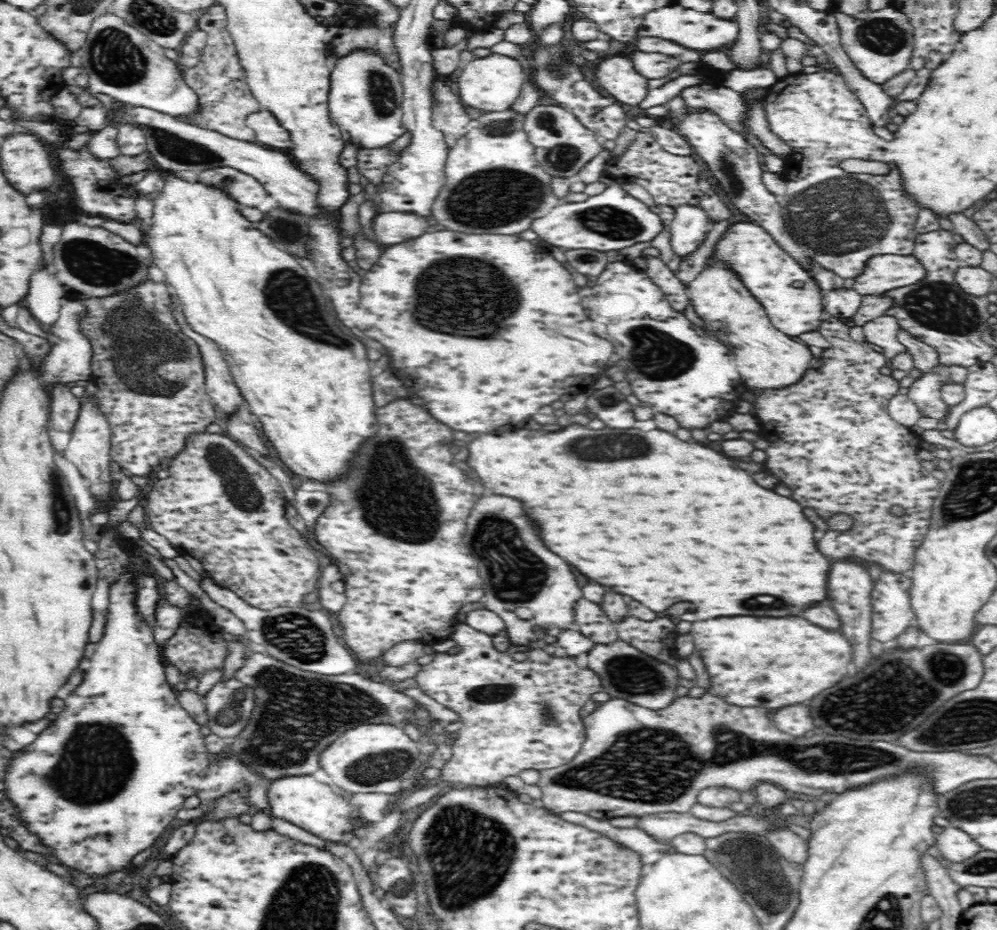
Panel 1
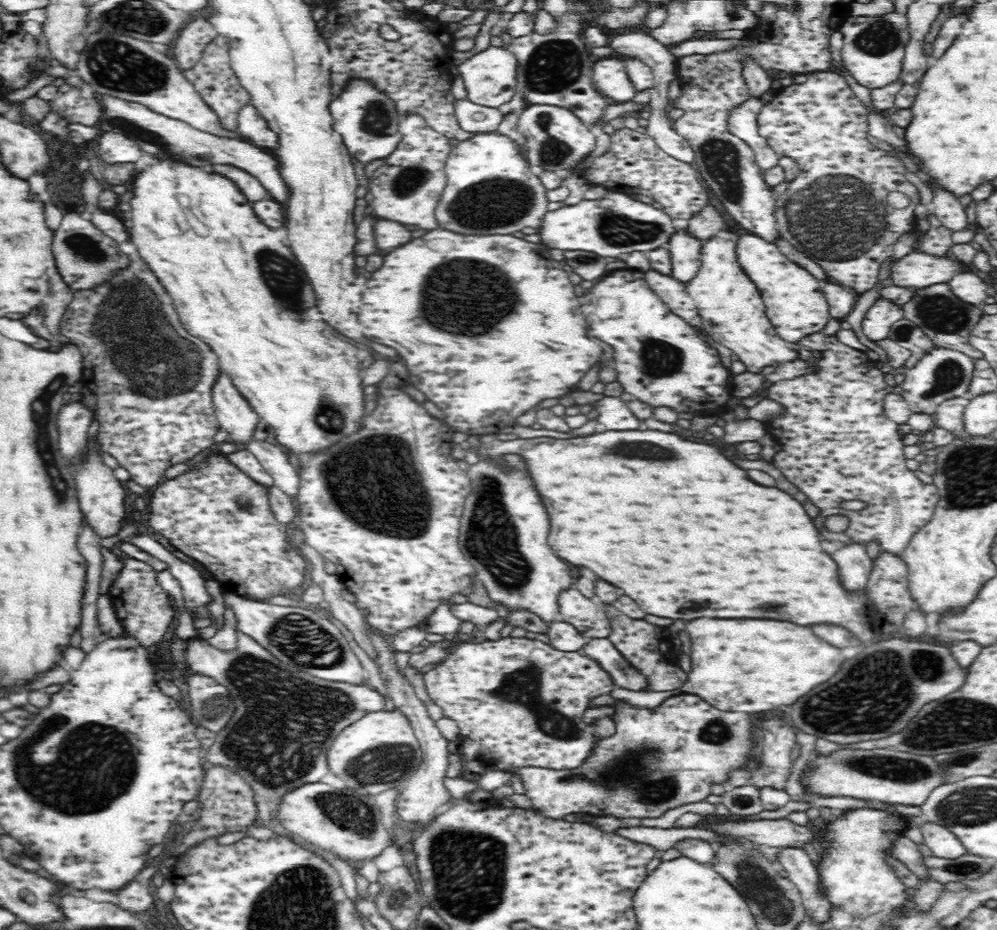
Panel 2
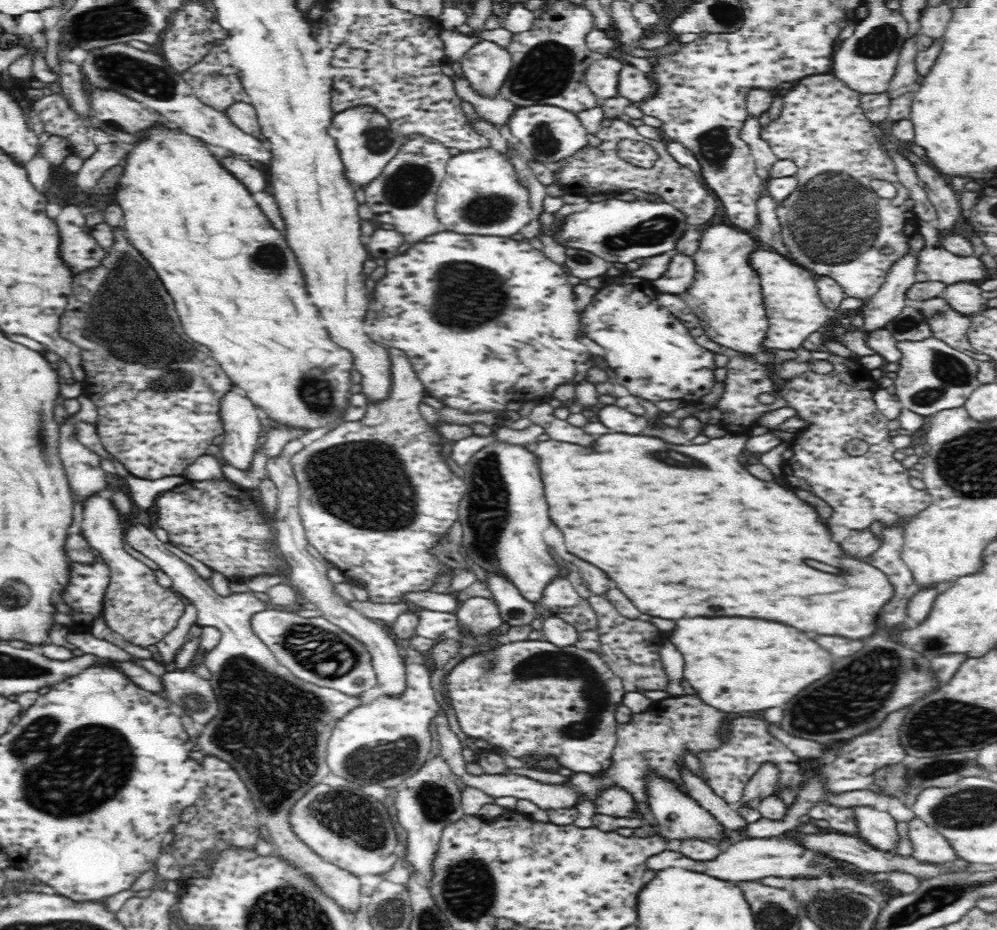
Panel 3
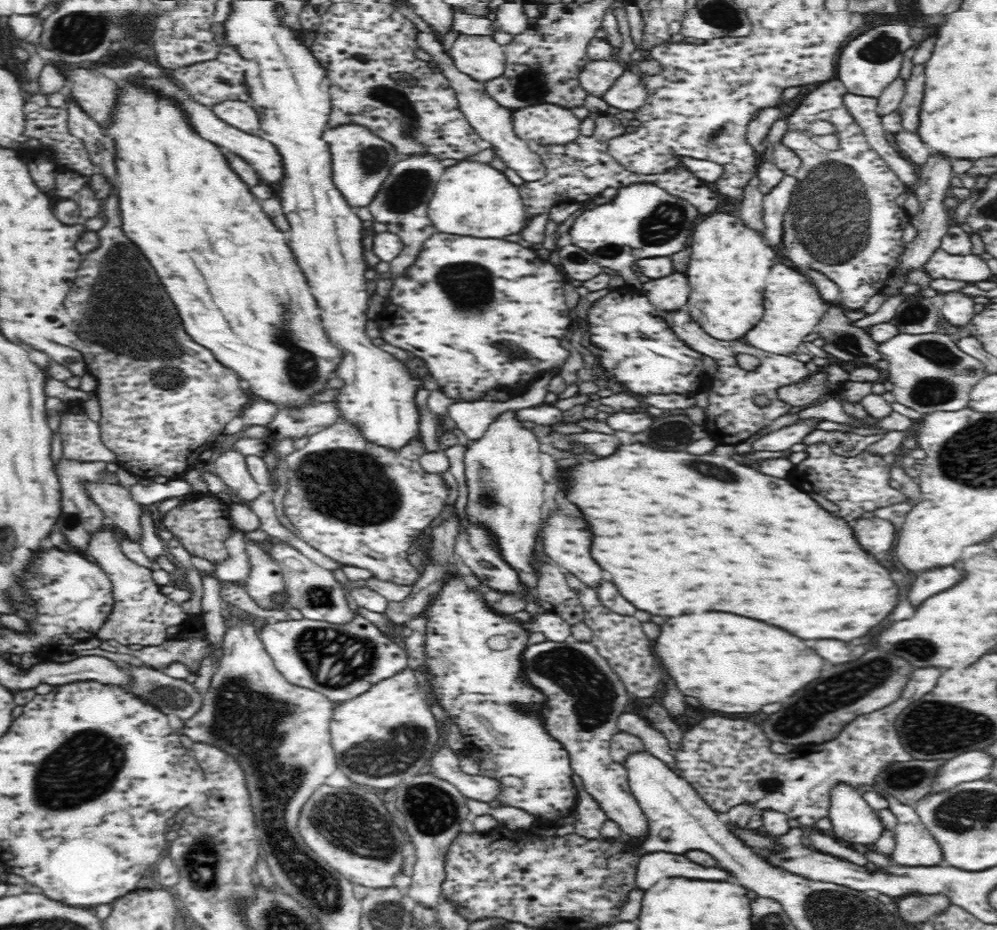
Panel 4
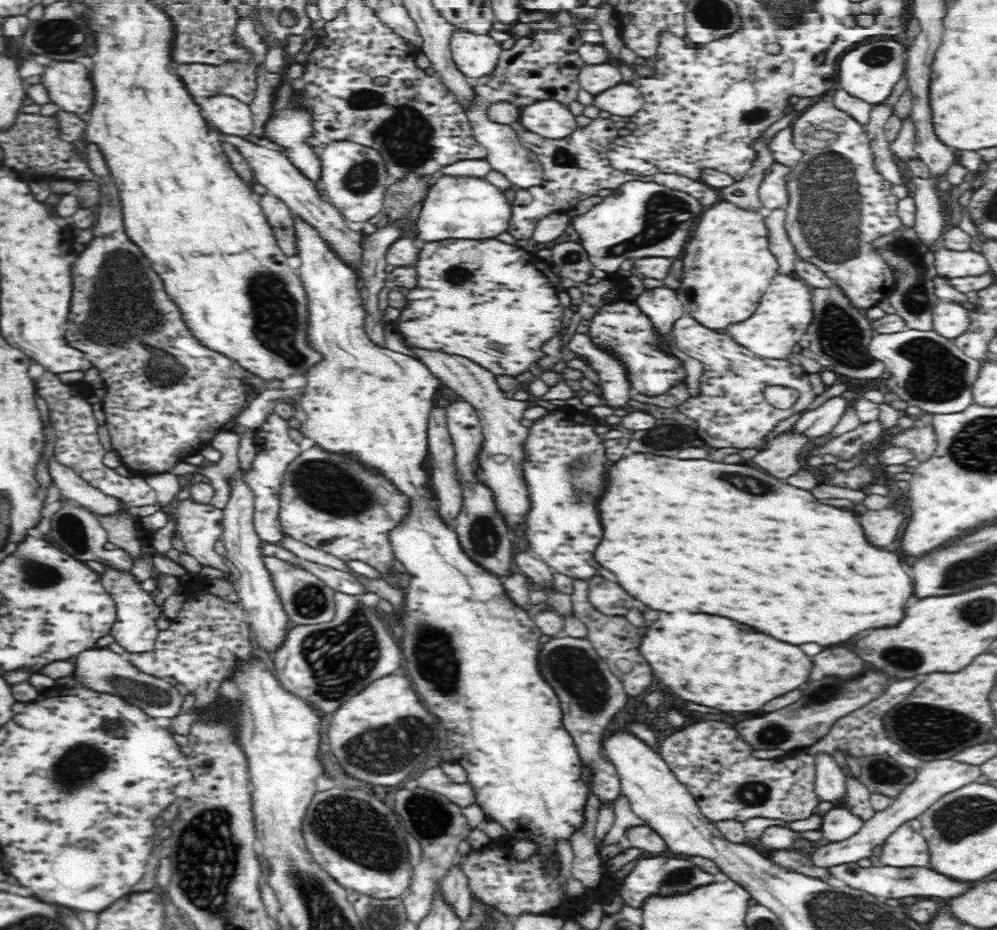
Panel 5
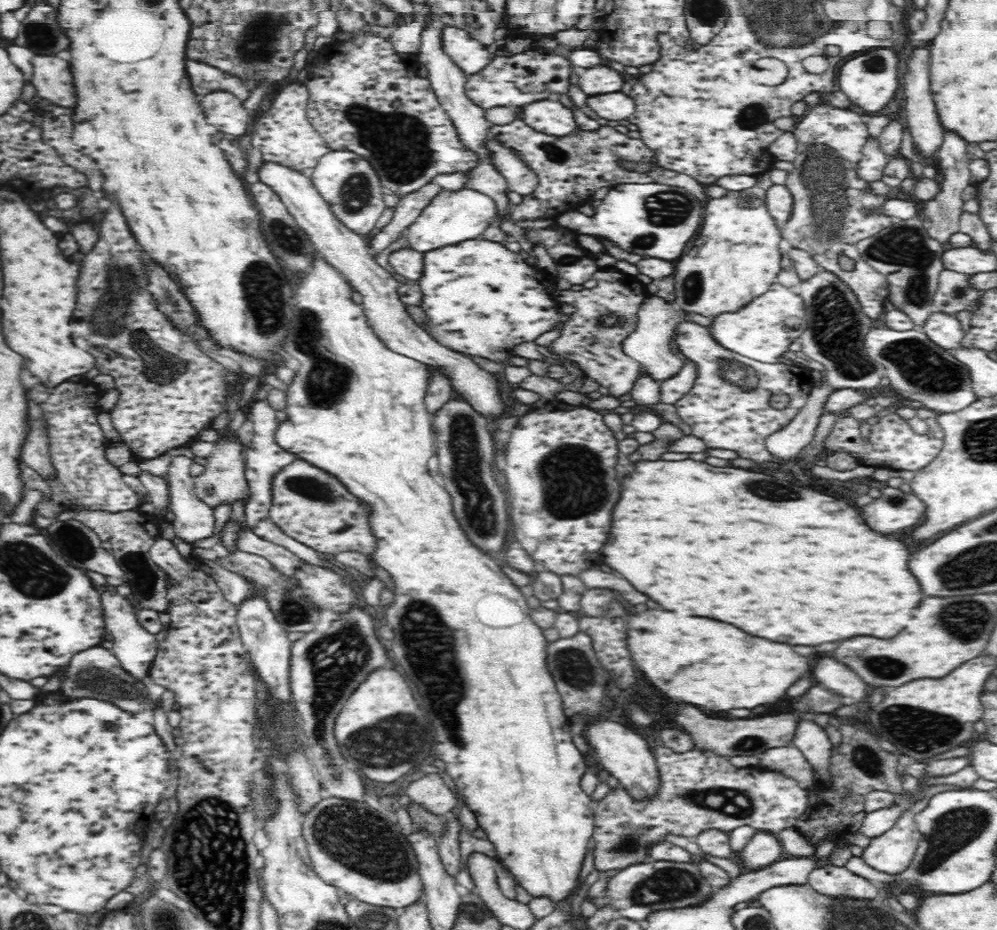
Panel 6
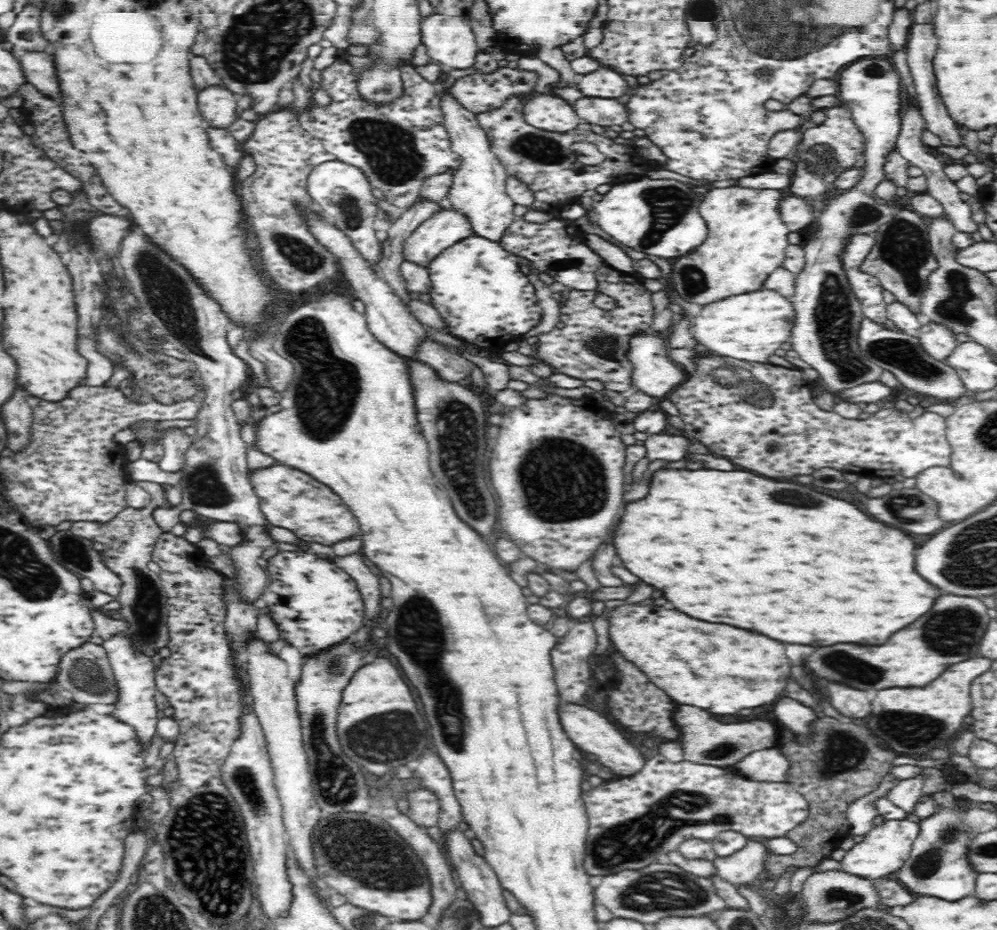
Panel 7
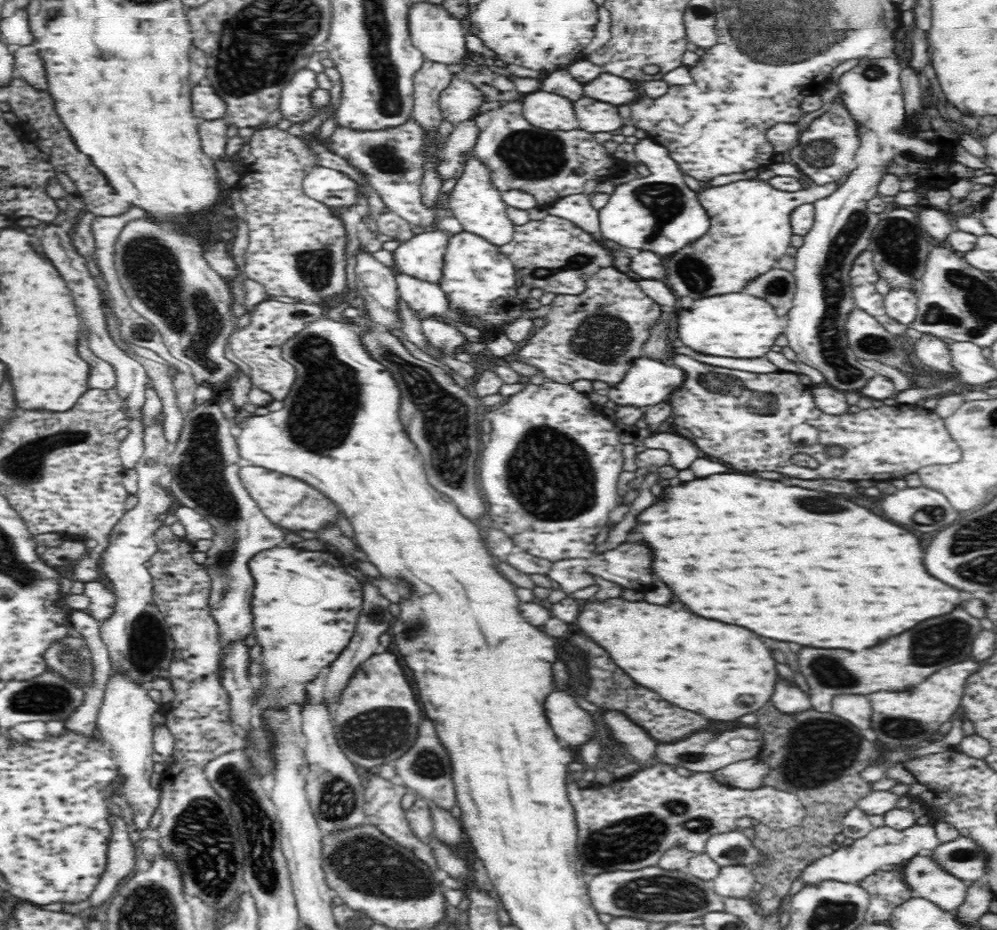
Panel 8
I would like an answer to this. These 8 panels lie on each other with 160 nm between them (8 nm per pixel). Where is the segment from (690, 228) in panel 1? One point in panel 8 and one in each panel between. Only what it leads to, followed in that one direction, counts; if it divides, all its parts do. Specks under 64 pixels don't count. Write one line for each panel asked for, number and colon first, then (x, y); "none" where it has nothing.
2: (684, 250)
3: (680, 275)
4: (669, 294)
5: (660, 305)
6: (649, 343)
7: (655, 373)
8: (646, 383)

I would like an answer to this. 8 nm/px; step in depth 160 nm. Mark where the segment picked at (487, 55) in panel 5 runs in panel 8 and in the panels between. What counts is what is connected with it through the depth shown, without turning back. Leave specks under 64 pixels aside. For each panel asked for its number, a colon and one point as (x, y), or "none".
6: (467, 53)
7: (449, 40)
8: (438, 35)

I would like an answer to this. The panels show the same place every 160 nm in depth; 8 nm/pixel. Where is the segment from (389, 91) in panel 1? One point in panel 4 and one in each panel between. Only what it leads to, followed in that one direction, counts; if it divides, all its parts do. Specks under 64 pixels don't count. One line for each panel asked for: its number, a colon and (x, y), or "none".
2: (366, 120)
3: (366, 143)
4: (360, 162)

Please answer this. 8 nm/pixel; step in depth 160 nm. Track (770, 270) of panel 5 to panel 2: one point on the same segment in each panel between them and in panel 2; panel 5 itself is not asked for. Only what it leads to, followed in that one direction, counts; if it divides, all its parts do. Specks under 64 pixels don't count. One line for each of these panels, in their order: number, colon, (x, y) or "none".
2: (731, 306)
3: (726, 296)
4: (729, 261)

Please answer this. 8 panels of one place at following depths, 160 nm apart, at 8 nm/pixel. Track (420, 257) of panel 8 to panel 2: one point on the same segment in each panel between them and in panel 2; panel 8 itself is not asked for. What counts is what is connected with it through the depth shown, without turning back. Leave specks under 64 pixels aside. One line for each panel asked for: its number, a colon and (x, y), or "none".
2: (490, 189)
3: (481, 194)
4: (471, 198)
5: (460, 208)
6: (454, 216)
7: (447, 228)

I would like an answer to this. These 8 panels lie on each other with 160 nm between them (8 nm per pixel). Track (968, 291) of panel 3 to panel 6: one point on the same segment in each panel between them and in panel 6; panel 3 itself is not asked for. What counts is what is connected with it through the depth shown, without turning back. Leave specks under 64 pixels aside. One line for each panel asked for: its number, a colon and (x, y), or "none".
4: (958, 309)
5: (949, 320)
6: (946, 332)

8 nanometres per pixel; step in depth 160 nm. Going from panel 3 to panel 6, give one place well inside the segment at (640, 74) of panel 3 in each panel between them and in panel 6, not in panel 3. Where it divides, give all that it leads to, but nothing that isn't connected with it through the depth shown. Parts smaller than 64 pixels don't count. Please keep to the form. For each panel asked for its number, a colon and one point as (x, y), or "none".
4: (628, 93)
5: (623, 99)
6: (615, 106)

